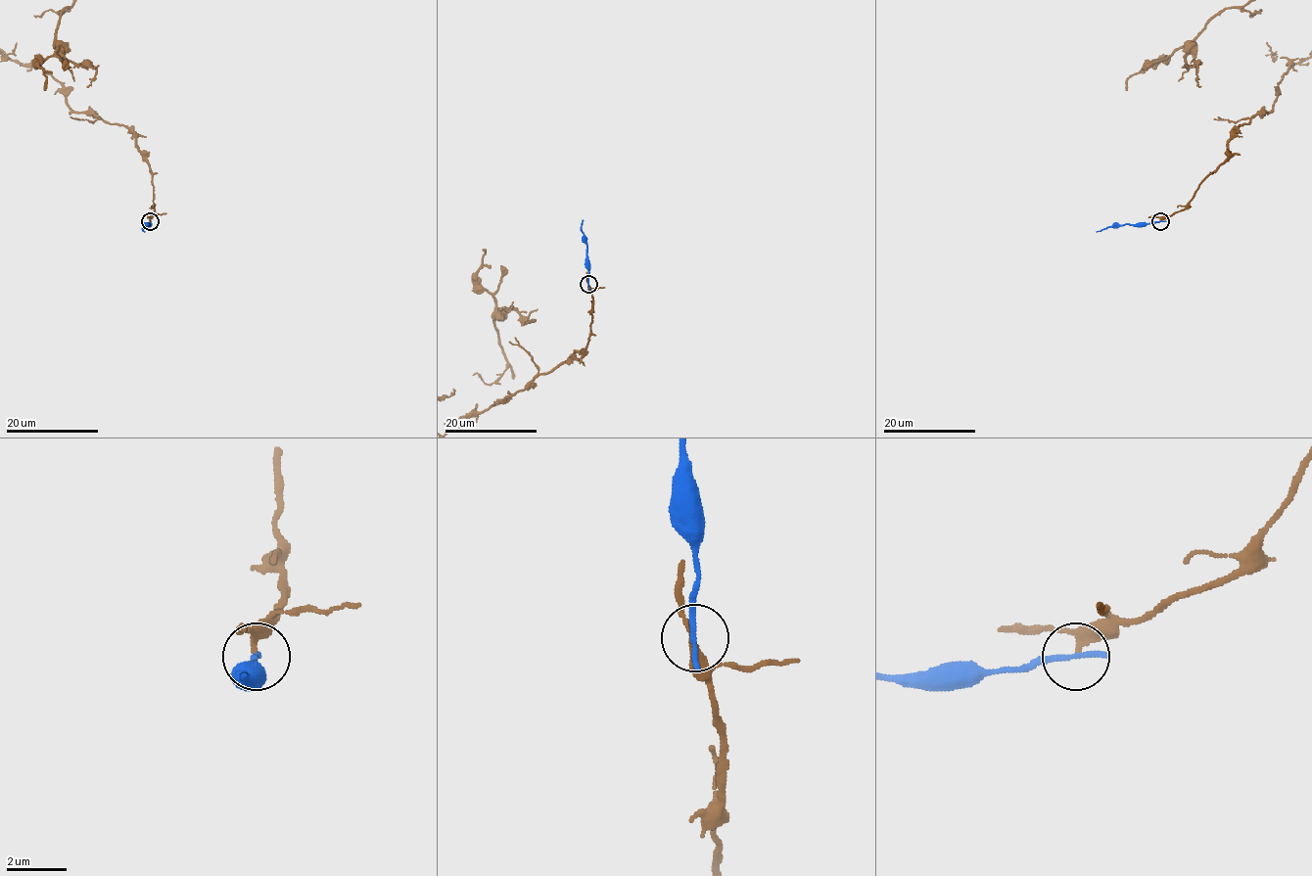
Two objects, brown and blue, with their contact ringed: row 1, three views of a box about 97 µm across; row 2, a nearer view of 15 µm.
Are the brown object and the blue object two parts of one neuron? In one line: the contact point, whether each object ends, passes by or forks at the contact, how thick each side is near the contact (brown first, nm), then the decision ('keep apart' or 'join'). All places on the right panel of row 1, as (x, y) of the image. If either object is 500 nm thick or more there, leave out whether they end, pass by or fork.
(1160, 221) | brown passes by | blue ends | 200/240 nm | keep apart

